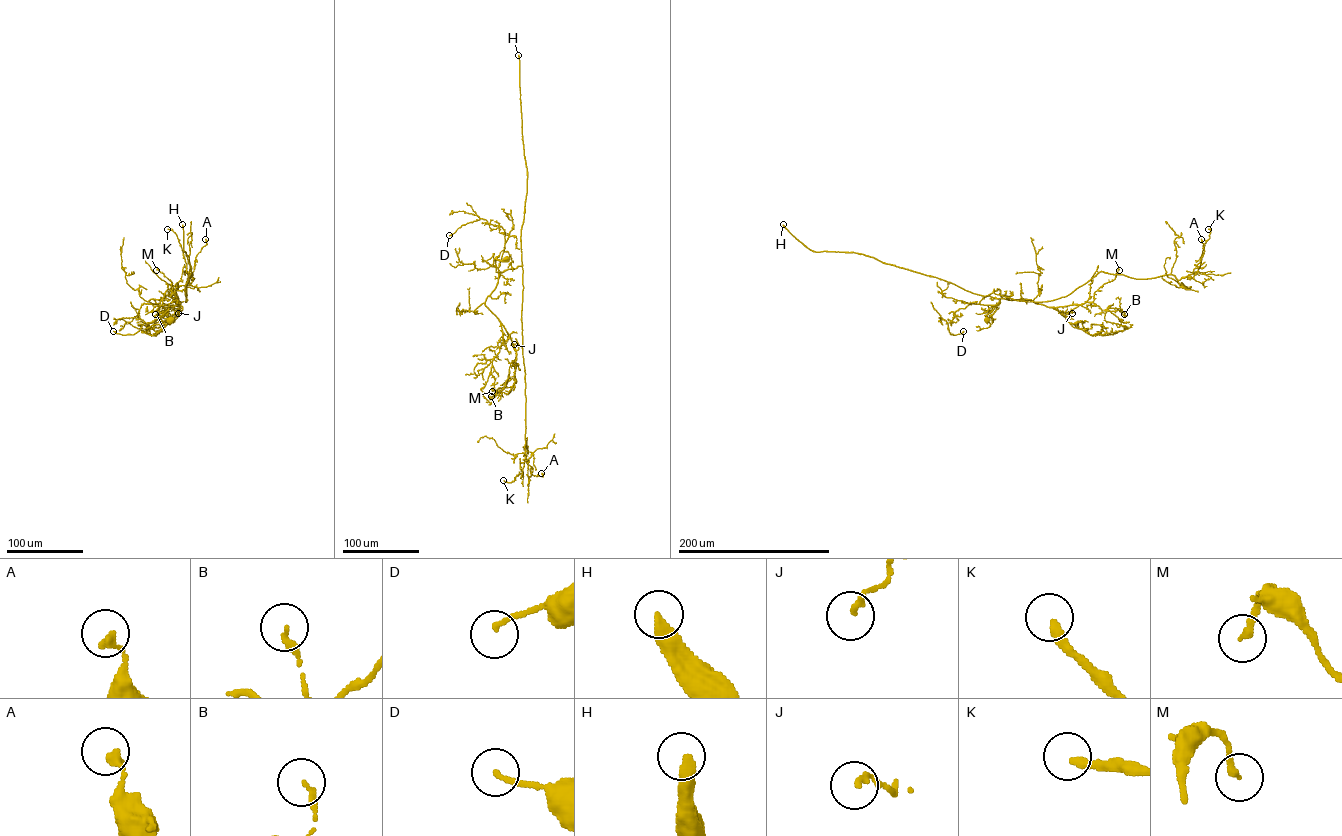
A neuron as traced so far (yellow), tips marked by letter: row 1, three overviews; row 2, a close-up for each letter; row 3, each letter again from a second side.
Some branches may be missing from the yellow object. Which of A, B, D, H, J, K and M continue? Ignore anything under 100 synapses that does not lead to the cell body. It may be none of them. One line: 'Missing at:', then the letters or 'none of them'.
Missing at: H

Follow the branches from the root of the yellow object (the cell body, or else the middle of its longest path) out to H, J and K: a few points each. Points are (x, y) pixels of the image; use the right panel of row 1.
H: (986, 319), (986, 315), (999, 303), (999, 289), (981, 296), (862, 254), (813, 251), (783, 224)
J: (986, 319), (986, 315), (1001, 298), (1025, 299), (1047, 307), (1078, 305), (1072, 313)
K: (986, 319), (1001, 297), (994, 289), (1041, 302), (1066, 296), (1101, 271), (1193, 279), (1208, 229)

